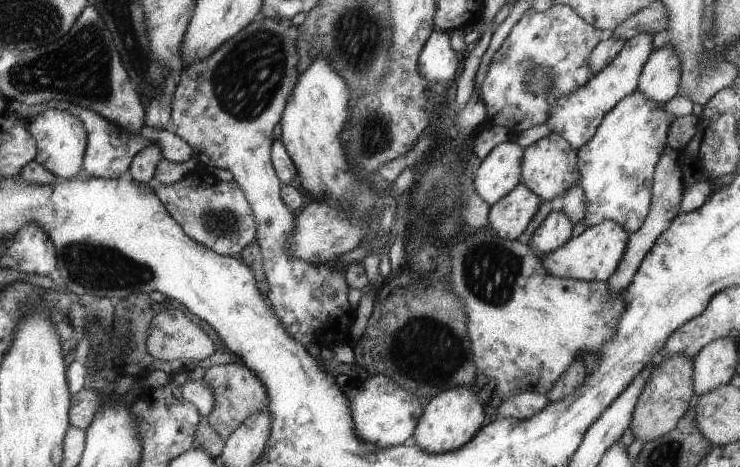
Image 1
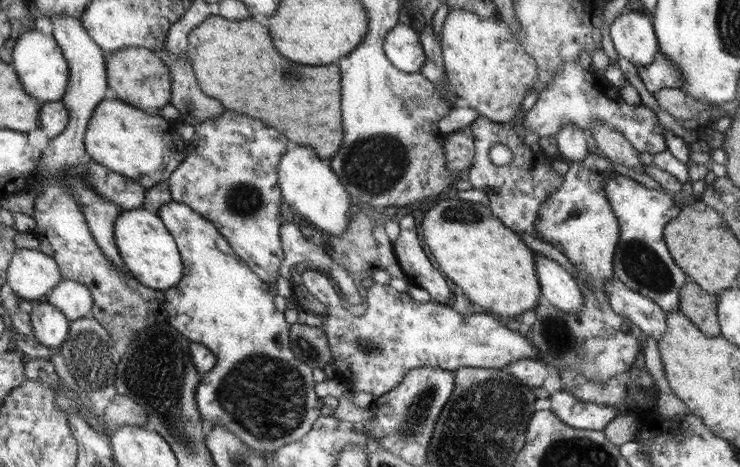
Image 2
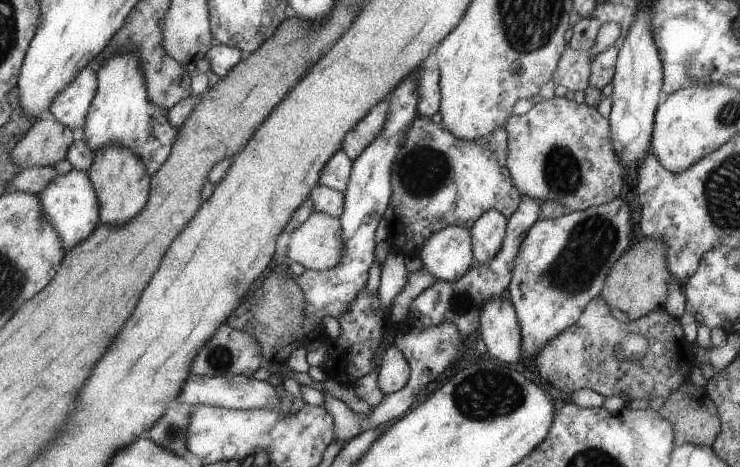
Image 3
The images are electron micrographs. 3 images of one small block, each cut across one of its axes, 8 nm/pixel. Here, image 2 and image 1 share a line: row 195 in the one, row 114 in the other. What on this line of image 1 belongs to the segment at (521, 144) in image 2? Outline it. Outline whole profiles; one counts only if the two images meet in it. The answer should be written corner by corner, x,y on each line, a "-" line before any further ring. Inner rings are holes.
554,5
544,12
528,9
492,56
486,78
480,86
480,96
488,112
486,120
492,126
508,128
510,139
513,140
524,130
546,123
558,98
572,94
594,76
594,72
590,70
590,54
598,42
610,36
613,36
611,30
590,26
568,5
-
532,66
542,66
554,74
552,90
542,94
532,94
528,90
526,74

